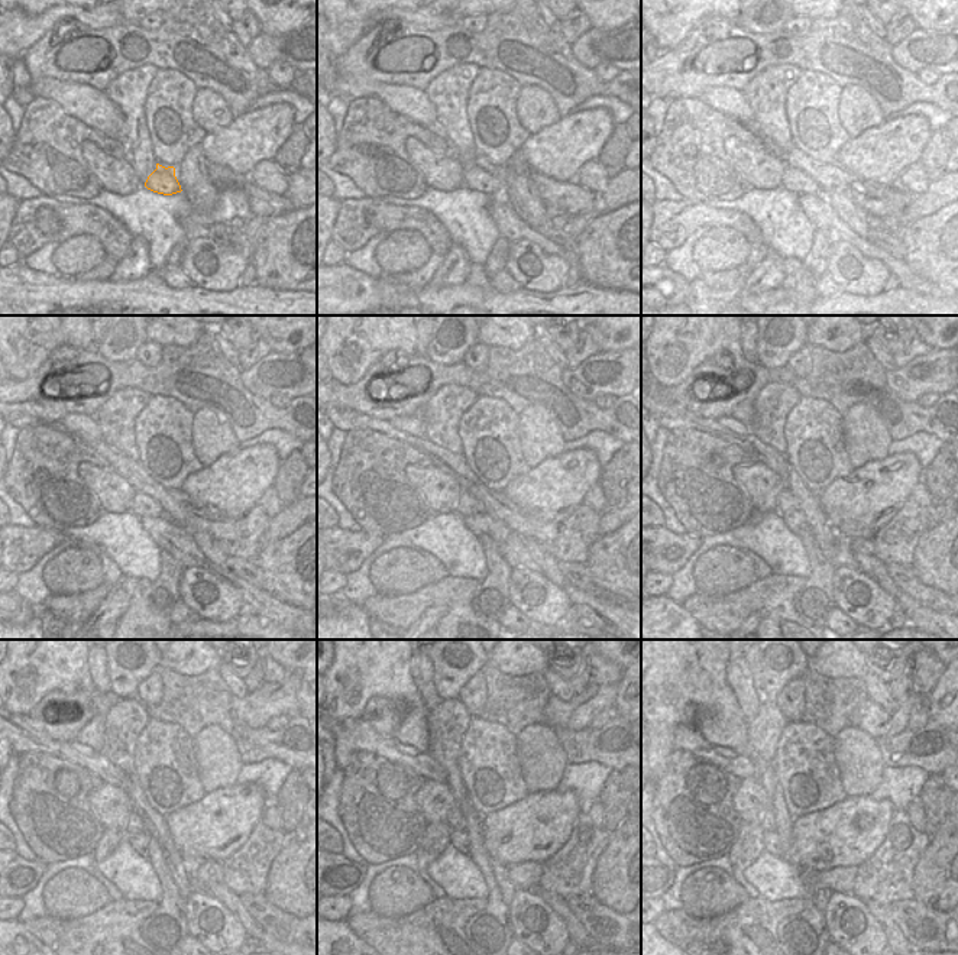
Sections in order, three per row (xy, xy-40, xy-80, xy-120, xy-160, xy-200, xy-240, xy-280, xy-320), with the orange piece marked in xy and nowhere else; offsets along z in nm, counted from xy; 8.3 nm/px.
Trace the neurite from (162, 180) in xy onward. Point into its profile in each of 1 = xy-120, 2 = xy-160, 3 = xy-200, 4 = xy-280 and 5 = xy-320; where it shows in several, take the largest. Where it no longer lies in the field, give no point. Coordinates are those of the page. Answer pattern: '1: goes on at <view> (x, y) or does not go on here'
1: goes on at xy-120 (143, 505)
2: goes on at xy-160 (468, 505)
3: goes on at xy-200 (786, 501)
4: goes on at xy-280 (456, 821)
5: goes on at xy-320 (769, 819)

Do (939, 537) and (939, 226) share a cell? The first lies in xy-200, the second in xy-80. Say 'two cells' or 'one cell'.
one cell

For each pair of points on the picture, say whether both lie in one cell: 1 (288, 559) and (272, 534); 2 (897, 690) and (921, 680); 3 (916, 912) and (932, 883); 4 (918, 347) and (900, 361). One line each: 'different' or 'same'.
1: different
2: same
3: different
4: same

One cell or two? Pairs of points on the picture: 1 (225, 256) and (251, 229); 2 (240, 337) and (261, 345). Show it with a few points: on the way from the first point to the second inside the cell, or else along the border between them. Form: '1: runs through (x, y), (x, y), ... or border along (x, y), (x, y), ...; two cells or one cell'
1: runs through (232, 253), (246, 236); one cell
2: border along (253, 332), (252, 342), (239, 350); two cells

